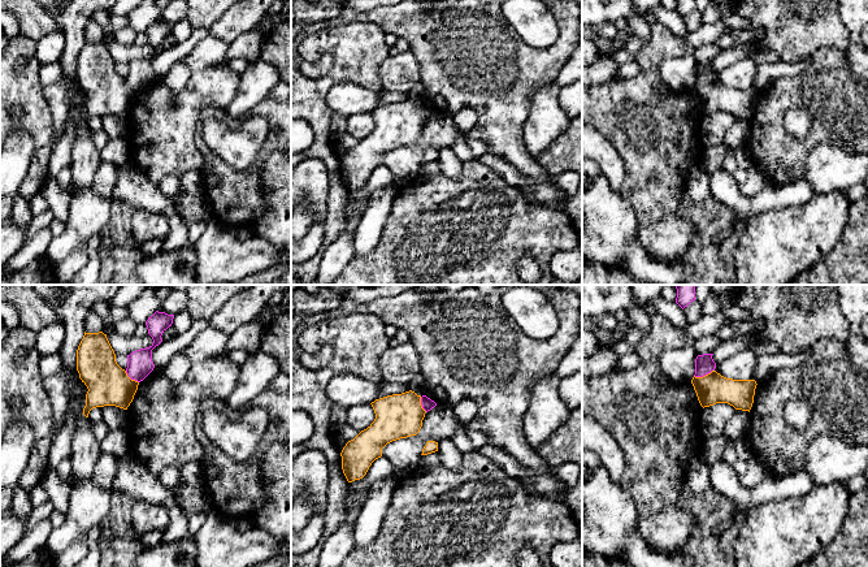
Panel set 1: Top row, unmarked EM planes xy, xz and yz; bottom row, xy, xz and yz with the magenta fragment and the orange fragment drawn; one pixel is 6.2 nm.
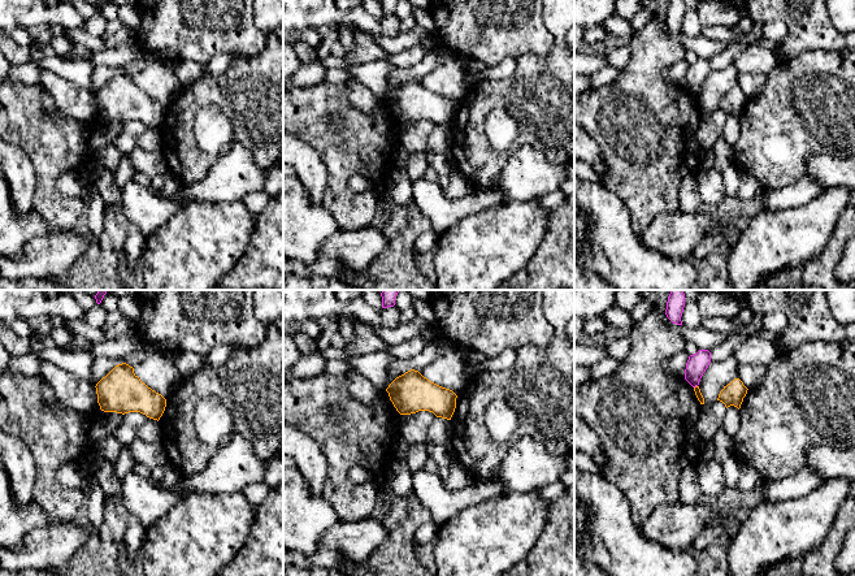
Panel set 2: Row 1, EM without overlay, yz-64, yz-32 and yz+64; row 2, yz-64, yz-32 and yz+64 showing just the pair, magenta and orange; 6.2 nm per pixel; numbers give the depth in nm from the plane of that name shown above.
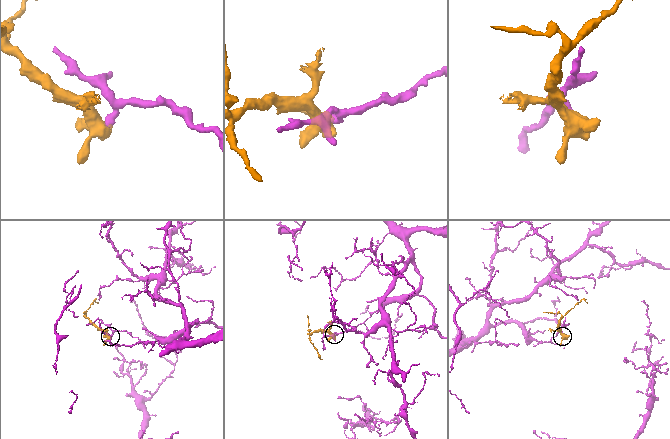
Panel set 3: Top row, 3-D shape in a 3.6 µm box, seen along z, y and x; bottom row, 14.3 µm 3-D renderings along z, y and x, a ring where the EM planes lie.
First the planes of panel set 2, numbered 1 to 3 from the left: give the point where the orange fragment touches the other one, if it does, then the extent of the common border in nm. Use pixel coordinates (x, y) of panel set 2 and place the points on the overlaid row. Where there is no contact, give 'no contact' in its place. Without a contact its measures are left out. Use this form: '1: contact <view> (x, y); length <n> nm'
1: no contact
2: no contact
3: contact yz+64 (695, 385); length 30 nm

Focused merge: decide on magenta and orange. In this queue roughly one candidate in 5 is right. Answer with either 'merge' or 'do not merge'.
do not merge

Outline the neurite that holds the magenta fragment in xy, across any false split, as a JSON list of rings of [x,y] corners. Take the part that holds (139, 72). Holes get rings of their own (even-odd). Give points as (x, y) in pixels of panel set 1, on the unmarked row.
[[[156,20],[146,30],[148,43],[153,52],[149,56],[136,59],[127,64],[126,82],[131,88],[143,90],[155,77],[152,70],[152,59],[162,51],[162,42],[172,35],[174,23]]]

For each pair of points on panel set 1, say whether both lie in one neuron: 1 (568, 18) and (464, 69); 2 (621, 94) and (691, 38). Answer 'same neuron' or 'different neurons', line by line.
1: same neuron
2: different neurons

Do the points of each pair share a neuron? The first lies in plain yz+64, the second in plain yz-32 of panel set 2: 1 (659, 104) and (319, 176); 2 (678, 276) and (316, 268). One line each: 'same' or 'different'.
1: different
2: different

